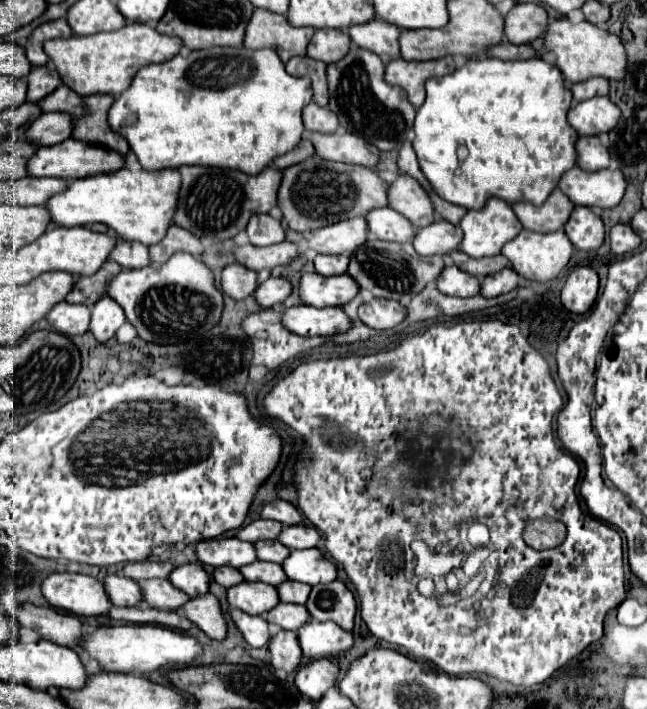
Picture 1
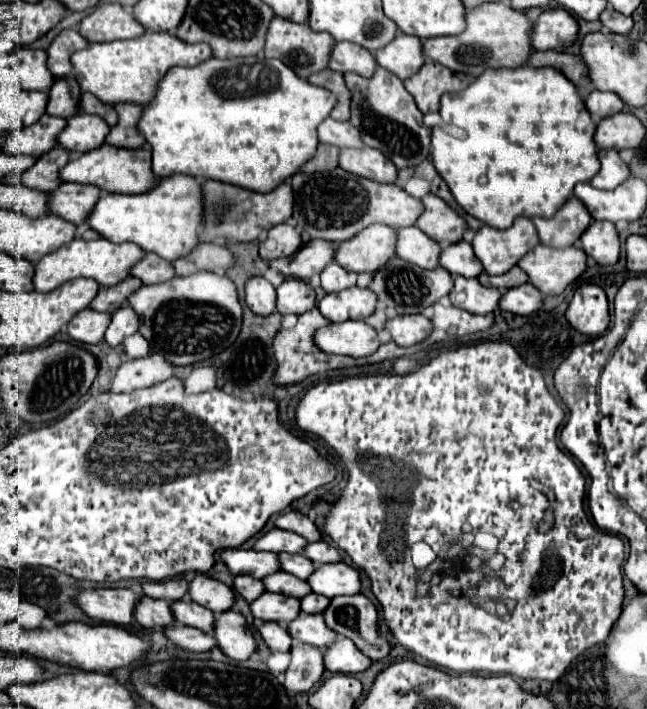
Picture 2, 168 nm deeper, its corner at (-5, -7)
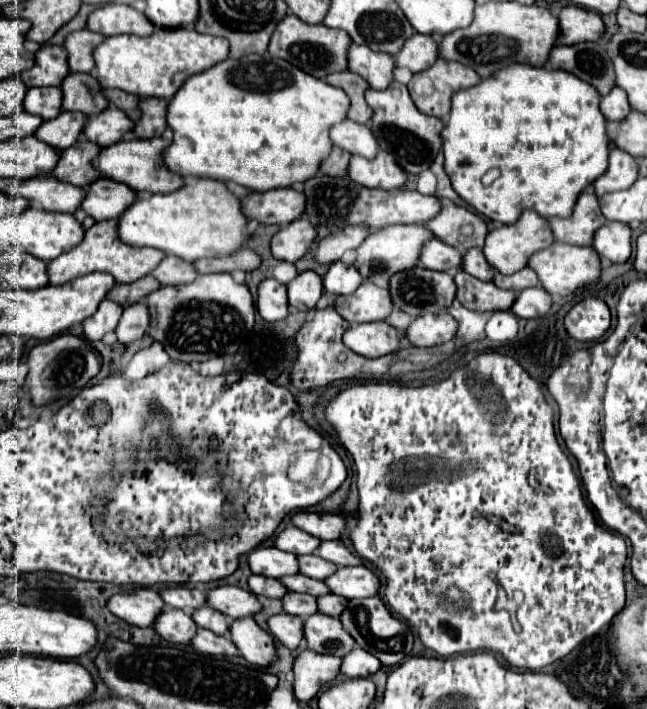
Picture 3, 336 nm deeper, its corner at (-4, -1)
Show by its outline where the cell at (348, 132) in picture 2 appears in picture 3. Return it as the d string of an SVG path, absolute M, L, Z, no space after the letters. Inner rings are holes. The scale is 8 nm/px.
M344 120L330 128L330 138L336 146L342 150L348 150L350 154L360 154L364 158L374 158L378 154L378 142L372 134L370 126Z

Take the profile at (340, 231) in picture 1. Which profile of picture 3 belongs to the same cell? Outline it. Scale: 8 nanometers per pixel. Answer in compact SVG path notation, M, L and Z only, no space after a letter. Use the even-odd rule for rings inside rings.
M396 224L396 226L380 228L362 242L362 246L358 248L358 260L354 266L358 268L358 272L362 272L364 278L368 278L372 272L390 276L390 274L398 274L400 270L410 270L412 266L418 264L420 250L432 238L436 238L436 236L422 224Z

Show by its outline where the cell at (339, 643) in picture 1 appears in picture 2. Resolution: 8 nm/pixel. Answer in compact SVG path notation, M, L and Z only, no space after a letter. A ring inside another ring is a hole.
M337 638L329 644L329 648L323 650L323 662L333 674L357 674L367 670L371 664L371 660L349 638Z

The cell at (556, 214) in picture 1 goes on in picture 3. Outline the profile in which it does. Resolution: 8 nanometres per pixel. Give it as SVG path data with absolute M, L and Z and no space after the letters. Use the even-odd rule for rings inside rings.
M580 194L574 214L570 218L552 218L550 226L554 238L564 244L590 246L594 232L608 222L600 212L600 202L596 194Z

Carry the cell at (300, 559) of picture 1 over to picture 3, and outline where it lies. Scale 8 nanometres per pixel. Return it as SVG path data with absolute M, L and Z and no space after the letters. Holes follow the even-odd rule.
M366 566L338 568L336 574L326 580L326 584L334 594L344 598L368 598L376 596L380 590L378 576Z

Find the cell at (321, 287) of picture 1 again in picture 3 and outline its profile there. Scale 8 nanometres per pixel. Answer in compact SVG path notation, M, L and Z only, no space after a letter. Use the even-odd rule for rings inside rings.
M364 282L354 294L336 298L336 312L350 324L386 320L392 312L392 298L386 288Z

